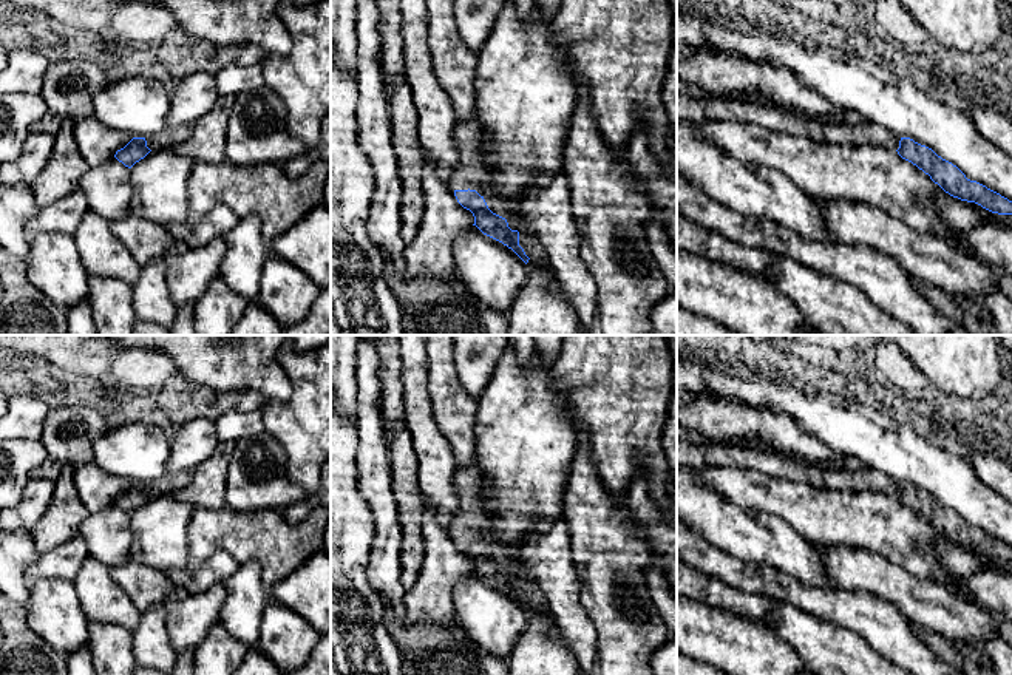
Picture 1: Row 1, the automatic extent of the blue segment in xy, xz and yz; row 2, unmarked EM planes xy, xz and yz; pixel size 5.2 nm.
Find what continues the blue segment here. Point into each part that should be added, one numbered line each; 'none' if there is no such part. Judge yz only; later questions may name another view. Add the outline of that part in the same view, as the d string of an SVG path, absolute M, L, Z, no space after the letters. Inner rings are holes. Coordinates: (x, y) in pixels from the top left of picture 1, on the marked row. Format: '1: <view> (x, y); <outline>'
1: yz (774, 118); M677 90L677 119L694 125L705 122L740 122L769 131L808 137L819 144L881 145L899 148L901 137L870 120L857 124L824 124L802 119L782 105L756 103L731 97L700 99Z

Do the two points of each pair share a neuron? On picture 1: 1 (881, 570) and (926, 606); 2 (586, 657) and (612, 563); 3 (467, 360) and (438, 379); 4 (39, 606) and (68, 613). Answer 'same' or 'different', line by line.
1: same
2: different
3: different
4: same

